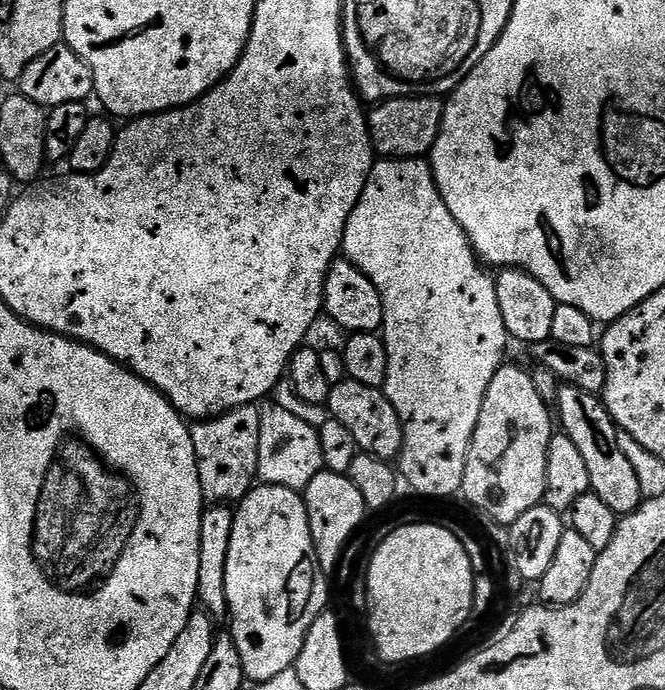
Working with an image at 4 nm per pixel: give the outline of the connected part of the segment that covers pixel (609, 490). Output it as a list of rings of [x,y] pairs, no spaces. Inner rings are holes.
[[[569,388],[559,389],[558,424],[562,427],[563,435],[578,446],[578,451],[586,462],[586,471],[590,474],[590,491],[610,510],[614,510],[617,518],[629,516],[631,512],[640,509],[642,497],[638,486],[638,474],[634,474],[634,466],[630,466],[626,454],[618,446],[618,429],[612,420],[612,415],[606,410],[600,396],[586,394],[586,390]]]

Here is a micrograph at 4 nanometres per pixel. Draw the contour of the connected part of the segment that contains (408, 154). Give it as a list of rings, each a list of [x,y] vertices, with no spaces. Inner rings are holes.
[[[399,96],[393,100],[381,100],[376,108],[367,113],[368,133],[372,139],[372,150],[377,157],[386,160],[415,160],[429,155],[440,133],[444,117],[445,101],[435,96]]]

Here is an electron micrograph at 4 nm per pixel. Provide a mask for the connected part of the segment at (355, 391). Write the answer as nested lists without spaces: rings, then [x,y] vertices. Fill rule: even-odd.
[[[339,380],[337,384],[332,385],[326,411],[331,419],[342,422],[342,426],[350,430],[359,451],[368,452],[389,462],[399,457],[404,445],[404,427],[398,418],[398,410],[394,410],[390,398],[383,390],[362,386],[362,382],[357,380]]]

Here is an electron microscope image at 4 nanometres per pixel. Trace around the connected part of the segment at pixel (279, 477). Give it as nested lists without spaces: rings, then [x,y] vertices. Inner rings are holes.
[[[268,403],[259,405],[257,477],[265,484],[303,490],[310,478],[325,471],[319,431],[315,427],[311,428],[298,413],[291,412],[286,405]]]

